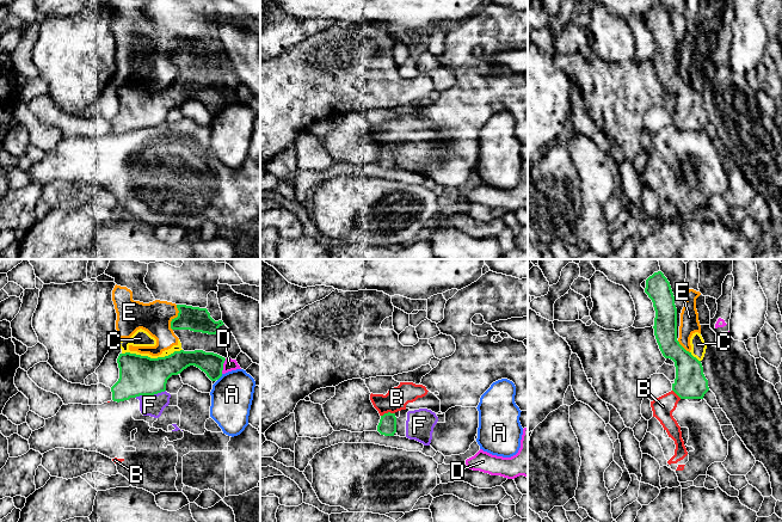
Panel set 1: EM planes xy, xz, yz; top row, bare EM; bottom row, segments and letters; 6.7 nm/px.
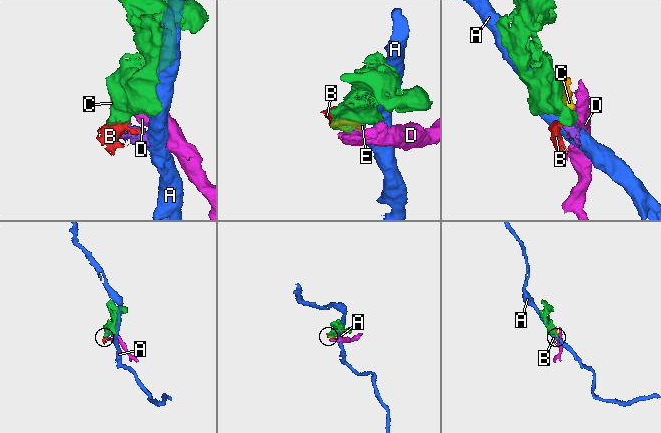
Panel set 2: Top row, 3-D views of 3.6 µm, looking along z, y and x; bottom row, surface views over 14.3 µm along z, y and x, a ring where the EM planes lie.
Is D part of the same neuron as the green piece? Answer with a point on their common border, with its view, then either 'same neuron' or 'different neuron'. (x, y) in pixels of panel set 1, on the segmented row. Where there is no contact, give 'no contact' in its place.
xy (222, 366) | different neuron

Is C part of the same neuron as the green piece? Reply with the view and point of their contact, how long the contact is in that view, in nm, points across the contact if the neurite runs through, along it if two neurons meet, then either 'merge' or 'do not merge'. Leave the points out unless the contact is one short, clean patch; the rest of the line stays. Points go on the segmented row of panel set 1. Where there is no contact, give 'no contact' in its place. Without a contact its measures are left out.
contact xy (152, 358); length 400 nm; border xy (182, 349), (156, 357), (129, 352), (122, 354); do not merge

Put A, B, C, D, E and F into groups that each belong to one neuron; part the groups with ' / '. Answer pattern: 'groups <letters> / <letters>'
groups A / B F / C D E

